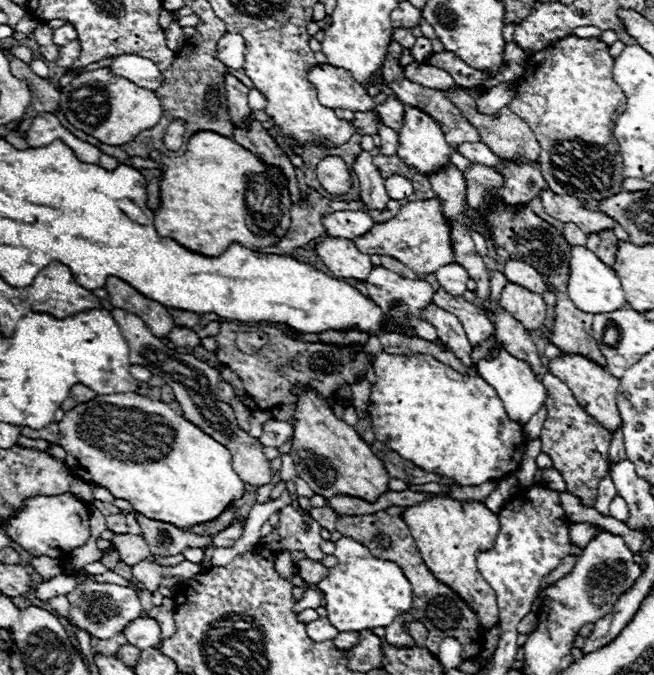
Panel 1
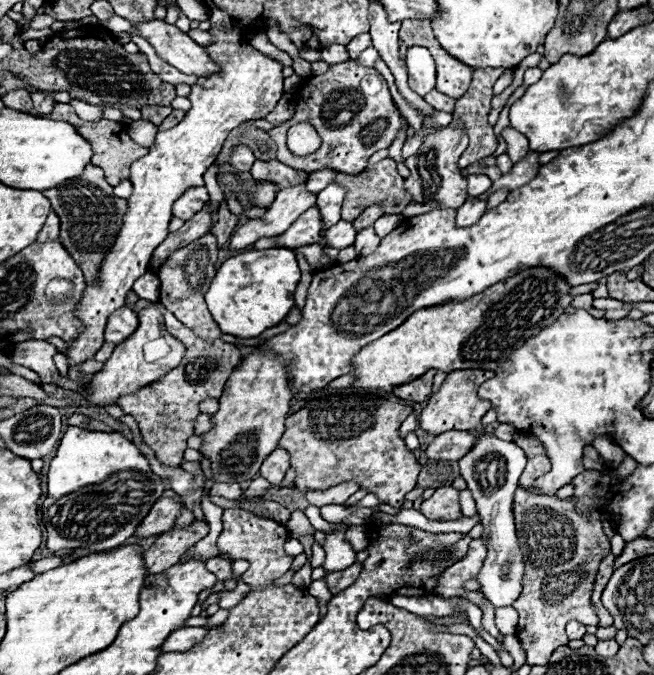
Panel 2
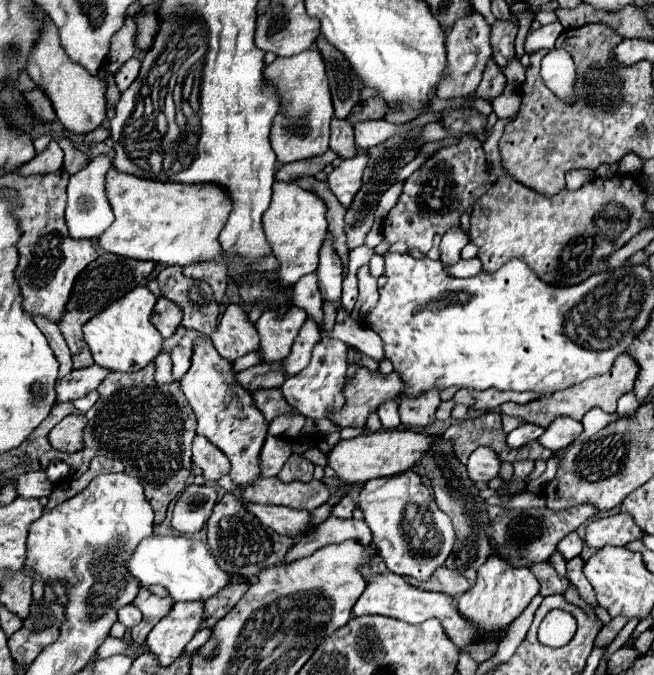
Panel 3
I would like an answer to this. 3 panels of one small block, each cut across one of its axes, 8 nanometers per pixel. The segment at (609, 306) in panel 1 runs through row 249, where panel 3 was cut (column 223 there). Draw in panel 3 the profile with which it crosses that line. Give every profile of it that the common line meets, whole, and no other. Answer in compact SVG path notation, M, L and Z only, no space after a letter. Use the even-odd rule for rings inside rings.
M152 534L144 538L126 562L126 570L148 588L152 584L164 586L176 600L208 600L220 588L228 584L228 574L218 568L208 546L200 540L188 536L158 536Z

